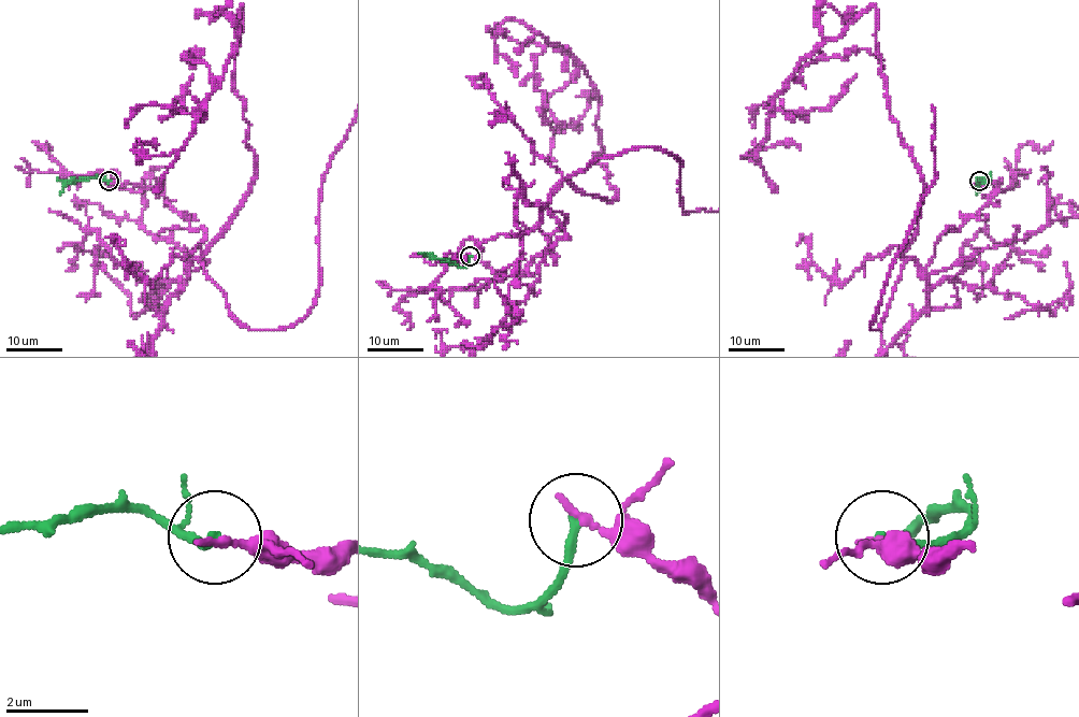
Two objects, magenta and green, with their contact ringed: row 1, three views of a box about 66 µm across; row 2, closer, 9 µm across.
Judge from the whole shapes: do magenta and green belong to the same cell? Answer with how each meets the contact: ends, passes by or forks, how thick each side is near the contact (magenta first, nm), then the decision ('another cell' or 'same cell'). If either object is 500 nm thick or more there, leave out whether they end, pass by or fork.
magenta ends; green ends; calibres 240 and 240 nm; another cell

